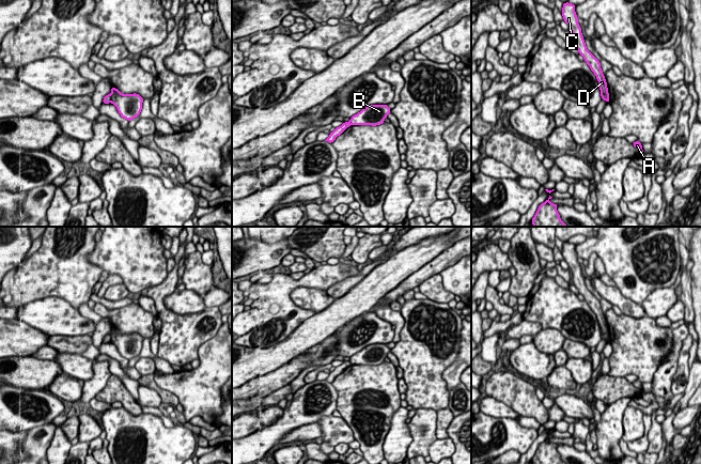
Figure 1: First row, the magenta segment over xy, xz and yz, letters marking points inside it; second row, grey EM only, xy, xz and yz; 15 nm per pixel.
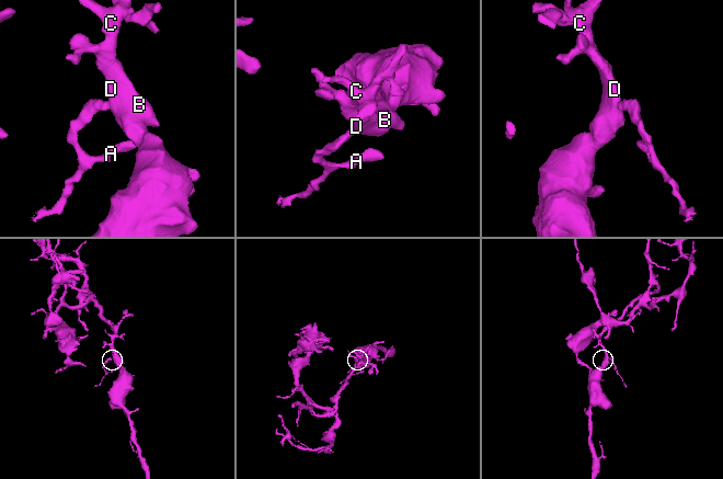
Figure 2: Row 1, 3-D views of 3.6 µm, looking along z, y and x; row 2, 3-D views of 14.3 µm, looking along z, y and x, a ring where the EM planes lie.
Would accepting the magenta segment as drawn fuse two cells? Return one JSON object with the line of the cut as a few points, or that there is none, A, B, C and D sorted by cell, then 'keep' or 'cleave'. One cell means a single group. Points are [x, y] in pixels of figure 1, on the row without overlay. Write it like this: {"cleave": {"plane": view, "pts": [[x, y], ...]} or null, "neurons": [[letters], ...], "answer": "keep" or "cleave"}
{"cleave": {"plane": "xz", "pts": [[348, 361], [351, 364]]}, "neurons": [["A"], ["B", "C", "D"]], "answer": "cleave"}

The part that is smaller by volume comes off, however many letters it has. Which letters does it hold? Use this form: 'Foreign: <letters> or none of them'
Foreign: A

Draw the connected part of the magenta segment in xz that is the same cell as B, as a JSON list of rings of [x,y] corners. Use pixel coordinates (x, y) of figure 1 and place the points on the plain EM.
[[[371,344],[350,357],[350,365],[380,365],[391,349],[386,344]]]

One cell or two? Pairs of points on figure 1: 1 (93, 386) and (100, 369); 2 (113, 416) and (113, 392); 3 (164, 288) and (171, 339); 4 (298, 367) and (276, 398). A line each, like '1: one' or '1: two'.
1: one
2: two
3: one
4: two

